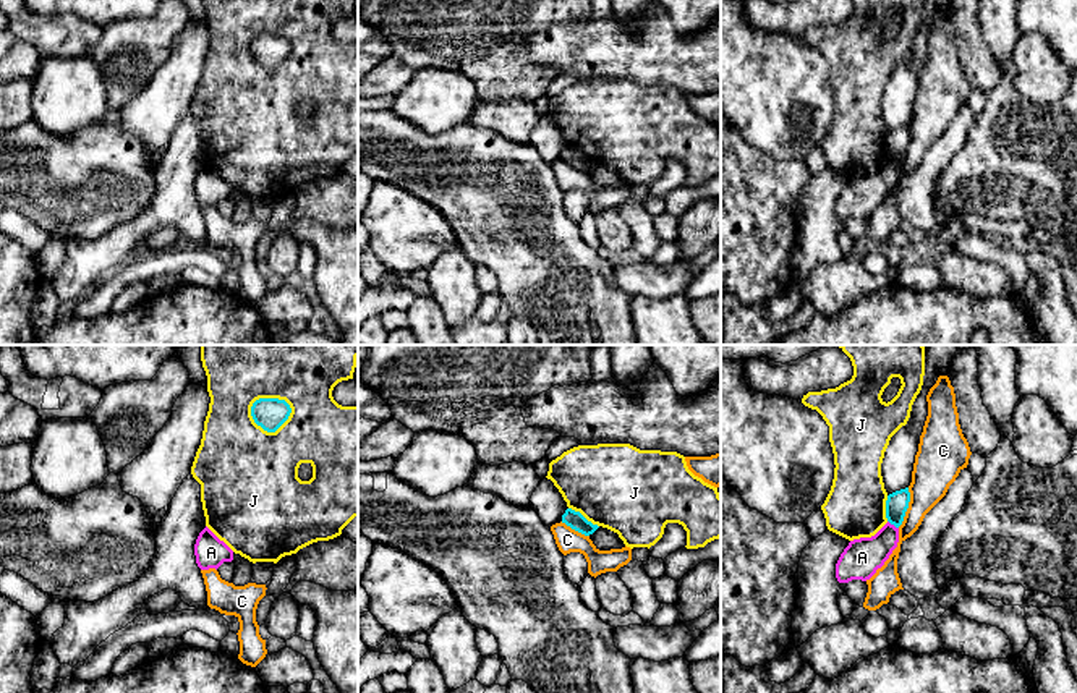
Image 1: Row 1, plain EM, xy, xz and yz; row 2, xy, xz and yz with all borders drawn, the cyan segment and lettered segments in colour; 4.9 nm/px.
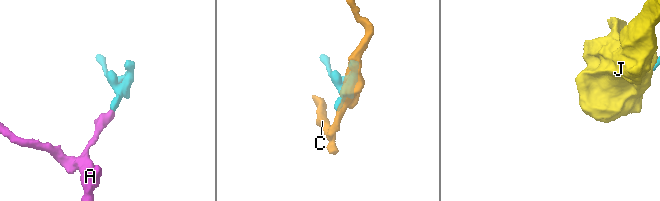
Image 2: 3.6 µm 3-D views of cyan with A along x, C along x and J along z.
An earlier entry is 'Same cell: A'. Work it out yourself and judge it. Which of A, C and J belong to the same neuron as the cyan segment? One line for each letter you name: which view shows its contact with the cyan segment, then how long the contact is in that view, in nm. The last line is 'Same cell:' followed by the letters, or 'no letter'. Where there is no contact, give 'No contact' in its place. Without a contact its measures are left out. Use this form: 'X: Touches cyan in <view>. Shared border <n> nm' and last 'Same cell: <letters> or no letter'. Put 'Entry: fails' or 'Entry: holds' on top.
Entry: fails
Same cell: no letter

